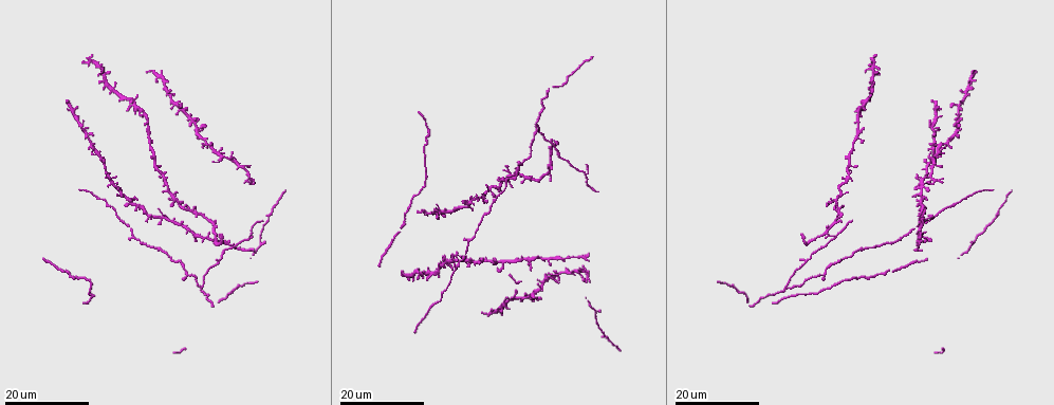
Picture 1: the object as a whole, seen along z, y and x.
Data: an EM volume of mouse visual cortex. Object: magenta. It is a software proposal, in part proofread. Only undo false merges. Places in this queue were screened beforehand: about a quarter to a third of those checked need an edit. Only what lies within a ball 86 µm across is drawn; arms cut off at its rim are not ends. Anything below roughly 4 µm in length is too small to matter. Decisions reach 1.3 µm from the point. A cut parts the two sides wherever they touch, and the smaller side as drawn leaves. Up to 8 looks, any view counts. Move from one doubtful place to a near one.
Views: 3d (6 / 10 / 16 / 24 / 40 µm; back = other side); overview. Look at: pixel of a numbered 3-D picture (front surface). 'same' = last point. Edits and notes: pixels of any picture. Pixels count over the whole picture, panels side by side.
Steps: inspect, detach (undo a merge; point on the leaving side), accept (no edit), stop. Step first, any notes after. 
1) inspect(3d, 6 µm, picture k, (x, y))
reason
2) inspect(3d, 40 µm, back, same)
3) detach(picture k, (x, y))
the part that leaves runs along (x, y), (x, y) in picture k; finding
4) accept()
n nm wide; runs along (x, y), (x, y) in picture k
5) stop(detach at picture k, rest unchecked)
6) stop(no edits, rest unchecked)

inspect(3d, 24 µm, picture 1, (561, 258))

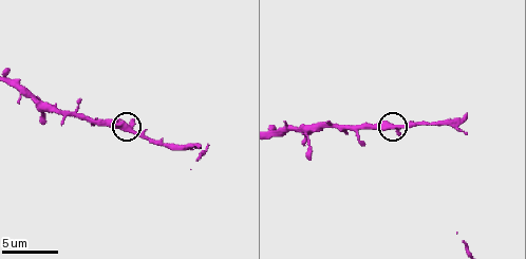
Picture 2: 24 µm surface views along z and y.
inspect(3d, 10 µm, picture 2, (399, 128))

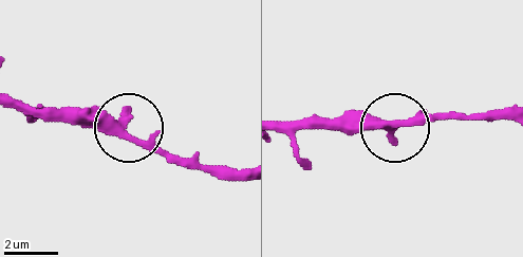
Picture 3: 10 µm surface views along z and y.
inspect(3d, 6 µm, picture 3, (121, 131))

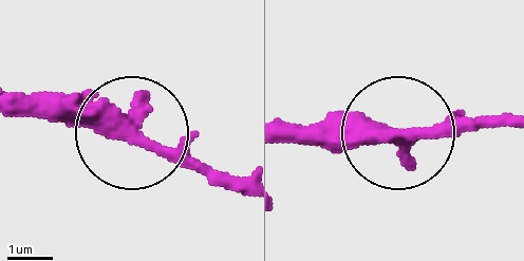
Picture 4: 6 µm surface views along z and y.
accept()
side arm 41 µm; one neuron here

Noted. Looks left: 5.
inspect(3d, 16 µm, picture 1, (202, 287))
side arm on a straight run

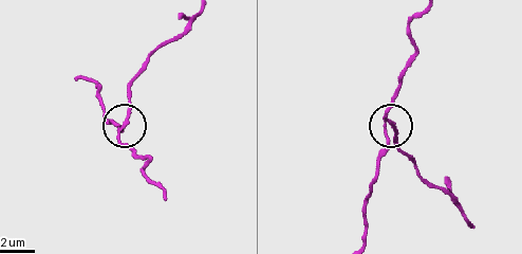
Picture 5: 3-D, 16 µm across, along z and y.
inspect(3d, 10 µm, picture 5, (123, 128))
zoom in

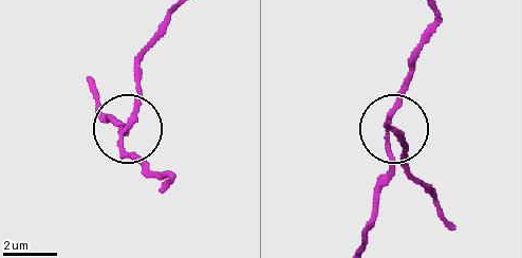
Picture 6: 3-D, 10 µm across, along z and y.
detach(picture 6, (134, 104))
3 arms; the part that leaves runs along (123, 134), (136, 103), (138, 55), (168, 16) in picture 6; two neurons meet here

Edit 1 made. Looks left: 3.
inspect(overview)

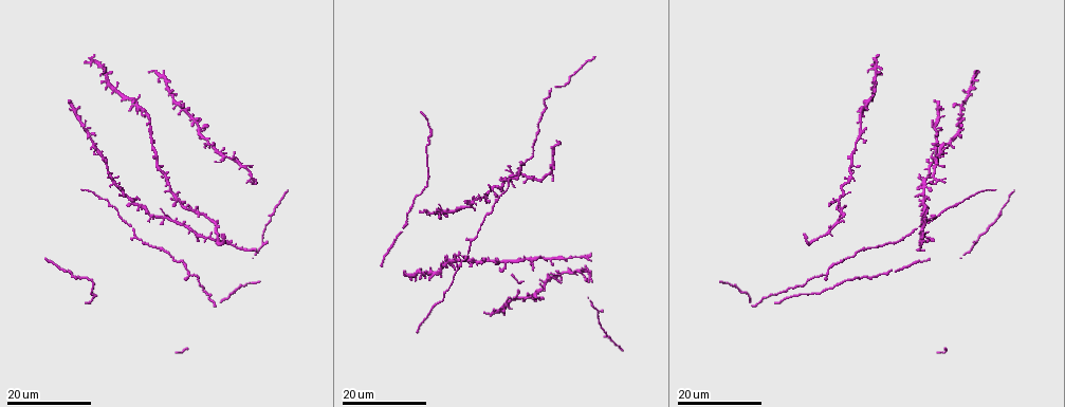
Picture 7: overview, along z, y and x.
inspect(3d, 24 µm, picture 7, (141, 205))
side arm on a straight run

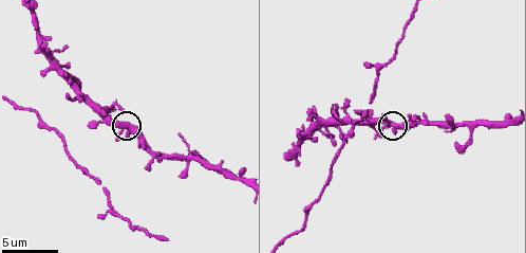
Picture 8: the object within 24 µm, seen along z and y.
inspect(3d, 6 µm, picture 8, (385, 122))
closer look

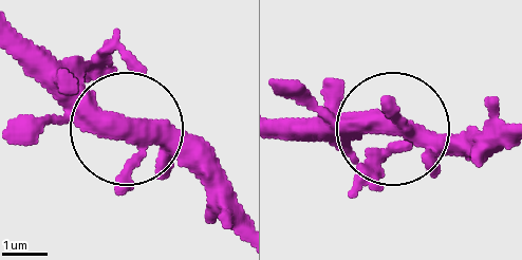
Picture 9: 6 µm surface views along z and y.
accept()
one neuron here

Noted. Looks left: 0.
stop(detach at picture 6, rest unchecked)

